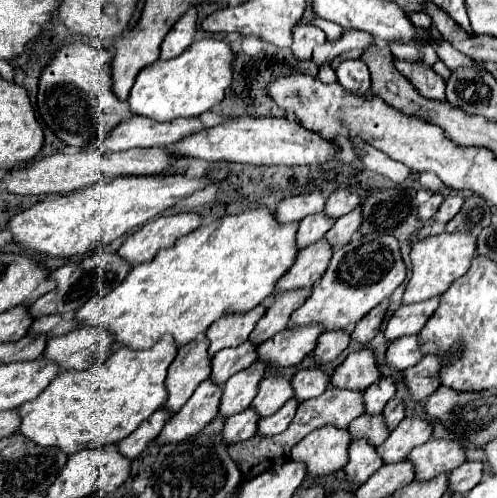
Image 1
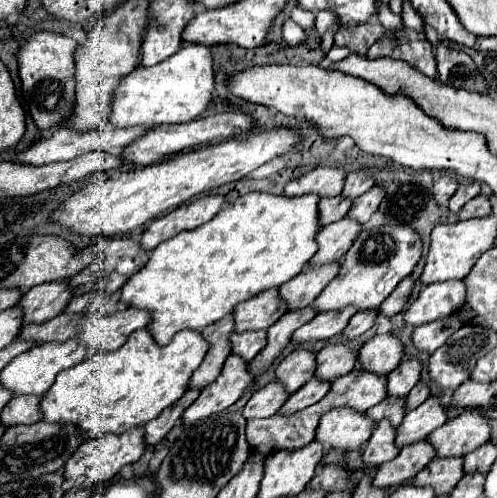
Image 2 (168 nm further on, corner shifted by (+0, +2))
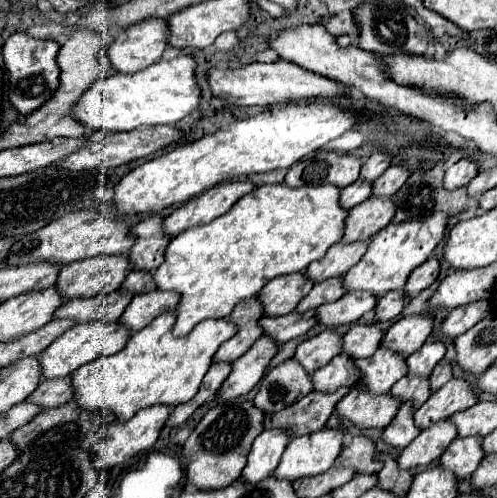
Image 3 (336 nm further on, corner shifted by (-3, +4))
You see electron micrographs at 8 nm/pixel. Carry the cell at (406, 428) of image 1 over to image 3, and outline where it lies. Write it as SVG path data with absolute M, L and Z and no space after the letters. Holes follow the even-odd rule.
M451 379L439 391L435 391L425 405L415 411L415 423L421 429L427 429L431 423L451 417L457 411L469 409L479 401L479 395L473 391L471 383L465 379Z

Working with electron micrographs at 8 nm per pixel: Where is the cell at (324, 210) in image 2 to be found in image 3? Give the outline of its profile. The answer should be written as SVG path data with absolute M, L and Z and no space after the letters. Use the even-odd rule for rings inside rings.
M357 179L357 183L347 185L345 189L341 189L341 207L353 209L355 205L367 201L371 197L371 187L373 181L365 181L365 179Z

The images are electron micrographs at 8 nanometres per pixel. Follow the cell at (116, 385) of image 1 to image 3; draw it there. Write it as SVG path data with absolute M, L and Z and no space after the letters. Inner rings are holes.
M161 313L153 319L151 325L131 335L125 349L109 357L97 357L91 363L81 365L71 373L71 381L75 385L73 401L87 411L109 409L115 413L117 421L129 421L133 413L163 403L163 405L179 405L195 397L209 365L213 363L213 355L219 345L231 339L237 333L237 325L229 319L221 321L201 321L195 329L185 337L173 337L173 321L177 313Z

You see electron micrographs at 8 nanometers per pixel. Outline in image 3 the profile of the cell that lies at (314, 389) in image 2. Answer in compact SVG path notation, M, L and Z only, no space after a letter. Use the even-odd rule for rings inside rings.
M339 353L311 377L317 391L331 393L339 387L351 387L355 381L359 381L359 369L355 367L355 359L351 359L347 353Z

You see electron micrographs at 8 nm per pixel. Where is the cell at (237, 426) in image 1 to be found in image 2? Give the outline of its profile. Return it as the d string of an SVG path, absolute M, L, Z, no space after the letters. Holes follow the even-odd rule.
M276 381L268 383L266 387L258 389L250 399L248 403L244 405L242 409L242 415L246 419L266 419L266 417L272 417L278 407L282 407L282 403L288 399L288 393L284 391L284 387Z

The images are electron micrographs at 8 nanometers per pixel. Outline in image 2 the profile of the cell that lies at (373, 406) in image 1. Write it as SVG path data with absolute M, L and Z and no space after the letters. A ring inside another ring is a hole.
M404 359L394 371L386 375L386 395L388 397L406 397L406 393L420 381L420 363L418 359Z

